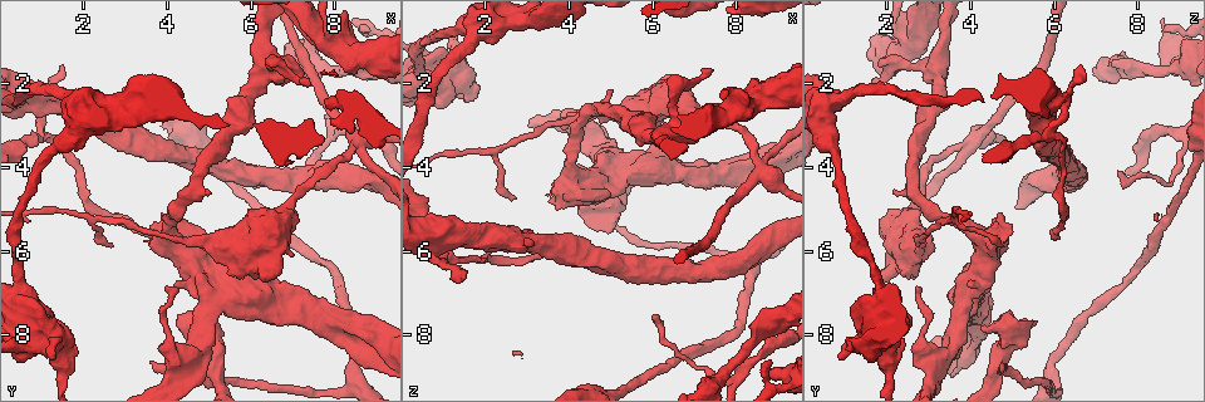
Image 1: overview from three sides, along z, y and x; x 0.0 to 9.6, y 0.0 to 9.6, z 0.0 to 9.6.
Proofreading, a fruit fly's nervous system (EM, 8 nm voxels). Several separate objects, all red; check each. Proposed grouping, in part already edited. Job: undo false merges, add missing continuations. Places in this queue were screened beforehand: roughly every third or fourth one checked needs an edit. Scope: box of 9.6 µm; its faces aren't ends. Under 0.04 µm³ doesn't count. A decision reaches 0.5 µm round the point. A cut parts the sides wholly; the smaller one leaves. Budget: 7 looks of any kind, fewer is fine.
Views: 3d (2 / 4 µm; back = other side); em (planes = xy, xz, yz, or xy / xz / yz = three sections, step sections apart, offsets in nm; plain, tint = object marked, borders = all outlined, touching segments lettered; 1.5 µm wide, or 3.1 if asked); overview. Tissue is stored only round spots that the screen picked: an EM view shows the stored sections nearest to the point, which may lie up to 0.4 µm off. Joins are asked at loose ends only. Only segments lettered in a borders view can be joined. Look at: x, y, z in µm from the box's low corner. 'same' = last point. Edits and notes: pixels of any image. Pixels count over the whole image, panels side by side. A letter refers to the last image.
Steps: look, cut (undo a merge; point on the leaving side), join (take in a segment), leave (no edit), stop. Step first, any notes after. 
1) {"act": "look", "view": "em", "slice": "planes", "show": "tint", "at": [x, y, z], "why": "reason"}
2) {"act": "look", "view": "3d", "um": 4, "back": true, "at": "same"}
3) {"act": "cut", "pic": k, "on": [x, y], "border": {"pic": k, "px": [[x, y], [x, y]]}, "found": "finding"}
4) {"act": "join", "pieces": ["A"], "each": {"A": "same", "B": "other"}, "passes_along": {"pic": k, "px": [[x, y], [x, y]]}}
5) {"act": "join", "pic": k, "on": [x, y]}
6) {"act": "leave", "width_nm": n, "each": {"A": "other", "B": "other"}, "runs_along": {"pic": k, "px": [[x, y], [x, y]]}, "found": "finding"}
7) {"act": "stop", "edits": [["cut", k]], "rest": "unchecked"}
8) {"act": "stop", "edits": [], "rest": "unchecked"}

{"act": "look", "view": "em", "slice": "planes", "show": "borders", "at": [1.45, 1.60, 6.60], "why": "tapers out"}

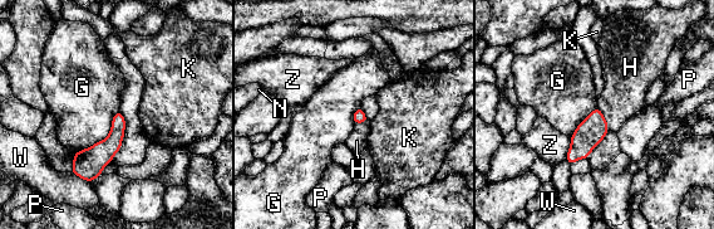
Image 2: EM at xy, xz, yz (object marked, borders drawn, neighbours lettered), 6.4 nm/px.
{"act": "join", "pieces": ["H"], "longest_contact_nm": ["G", 400], "each": {"G": "other", "H": "same", "K": "other", "N": "other", "P": "other", "W": "other", "Z": "other"}, "found": "it goes on there"}

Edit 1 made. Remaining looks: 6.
{"act": "look", "view": "overview", "why": "see it whole again"}

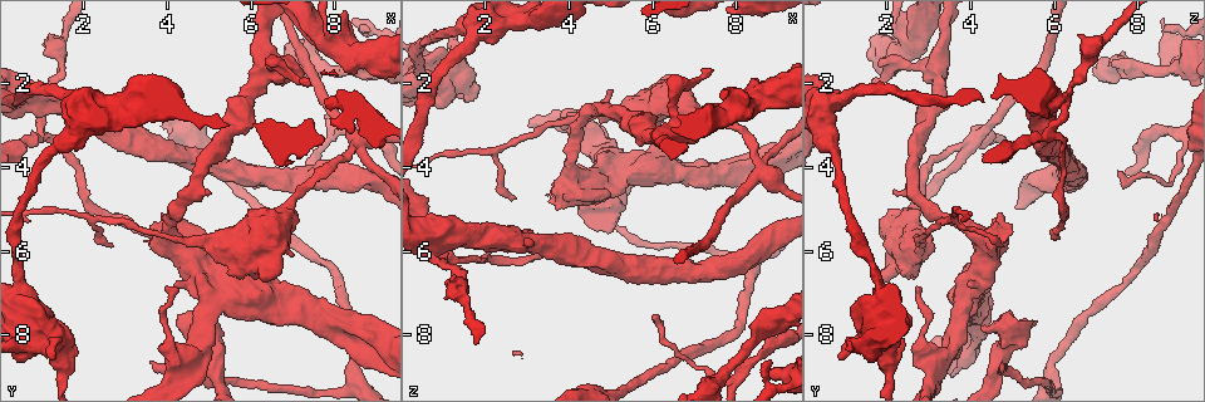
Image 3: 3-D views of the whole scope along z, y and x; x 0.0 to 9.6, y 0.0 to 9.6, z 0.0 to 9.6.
{"act": "look", "view": "3d", "um": 2, "back": true, "at": [8.65, 3.30, 4.10], "why": "looks like a crossing"}

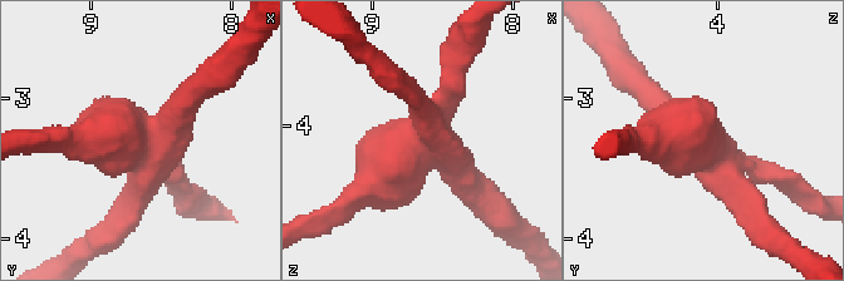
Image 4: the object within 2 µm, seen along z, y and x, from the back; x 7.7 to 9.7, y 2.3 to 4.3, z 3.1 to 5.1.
{"act": "look", "view": "em", "slice": "planes", "show": "borders", "at": [8.62, 3.34, 4.10], "arms": 4, "why": "need the tissue"}

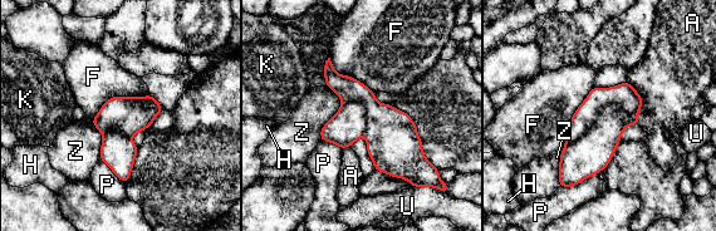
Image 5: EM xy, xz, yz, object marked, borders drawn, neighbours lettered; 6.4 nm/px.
{"act": "cut", "pic": 5, "on": [589, 155], "longest_contact_nm": ["F", 480], "each": {"A": "other", "F": "other", "H": "other", "K": "other", "P": "other", "U": "other", "Z": "other"}, "found": "a second neuron is stuck on"}

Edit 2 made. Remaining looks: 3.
{"act": "stop", "edits": [["join", 2], ["cut", 5]], "rest": "unchecked"}

